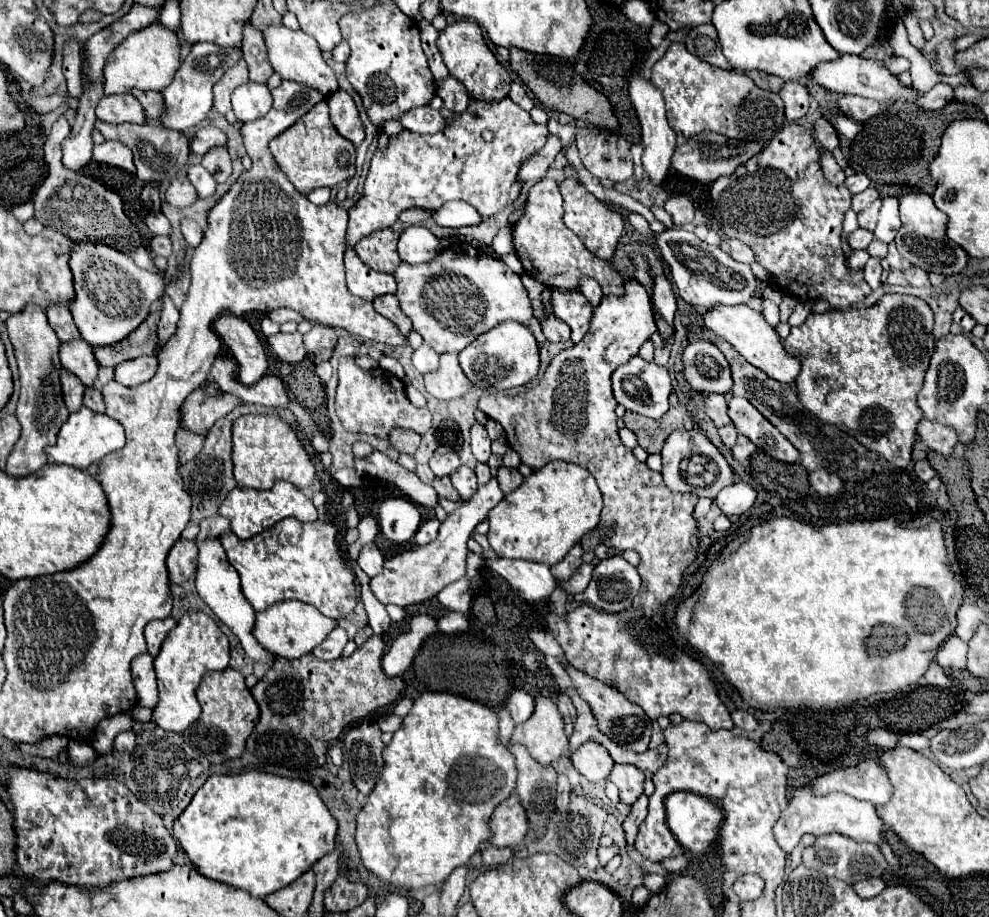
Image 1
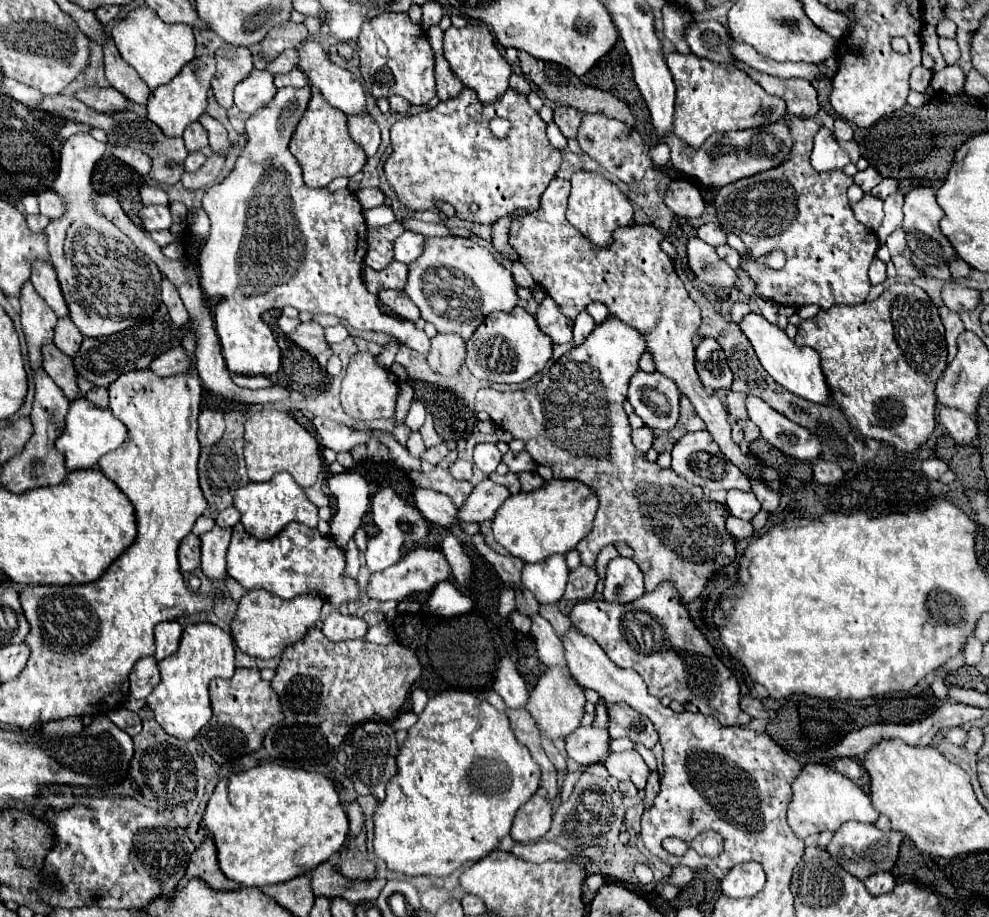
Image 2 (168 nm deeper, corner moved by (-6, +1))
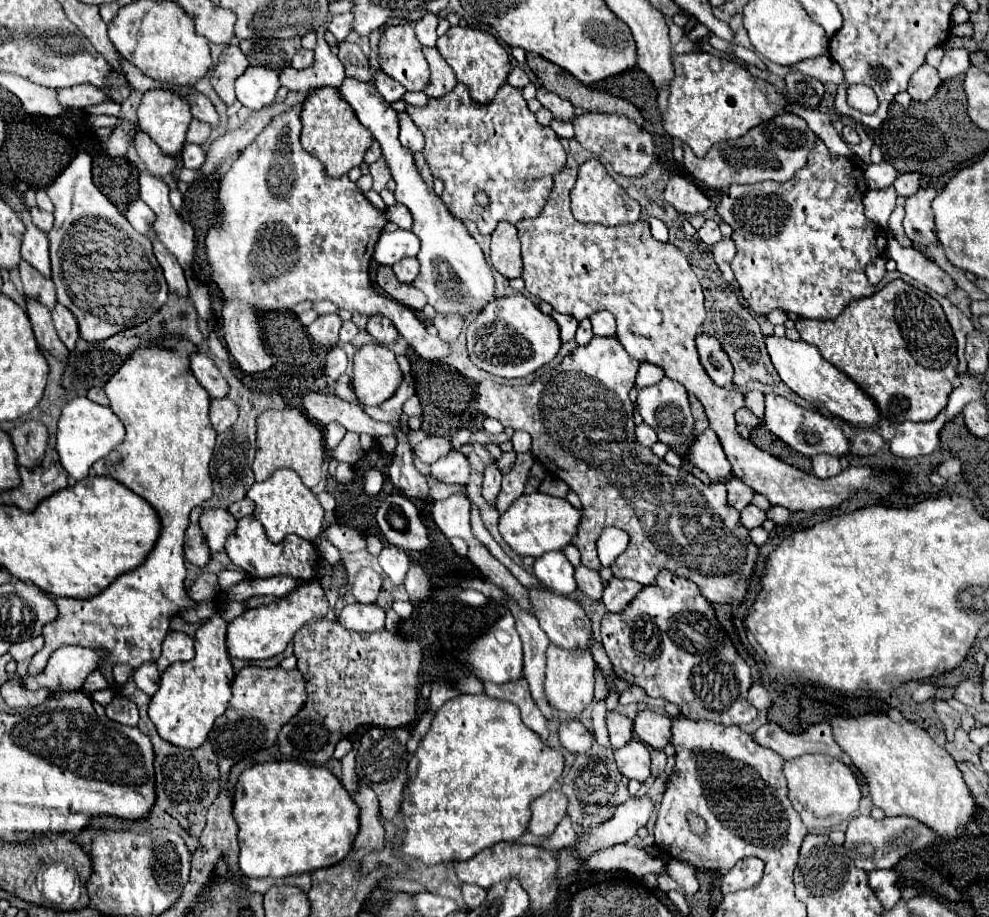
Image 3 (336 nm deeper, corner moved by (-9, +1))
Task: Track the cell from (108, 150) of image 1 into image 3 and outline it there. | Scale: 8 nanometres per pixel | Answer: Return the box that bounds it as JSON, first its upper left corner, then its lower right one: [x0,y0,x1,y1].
[135,133,175,177]

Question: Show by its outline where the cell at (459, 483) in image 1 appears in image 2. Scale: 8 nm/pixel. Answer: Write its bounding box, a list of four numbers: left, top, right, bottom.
[448,459,472,479]

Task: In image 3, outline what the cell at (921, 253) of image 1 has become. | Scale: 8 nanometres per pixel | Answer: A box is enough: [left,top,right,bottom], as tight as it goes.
[903,187,939,249]

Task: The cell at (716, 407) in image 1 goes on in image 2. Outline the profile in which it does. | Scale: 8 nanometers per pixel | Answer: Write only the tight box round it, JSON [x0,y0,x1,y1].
[726,391,748,421]

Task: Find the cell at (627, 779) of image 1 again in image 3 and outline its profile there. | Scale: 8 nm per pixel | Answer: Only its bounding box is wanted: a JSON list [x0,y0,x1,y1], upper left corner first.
[615,739,651,783]

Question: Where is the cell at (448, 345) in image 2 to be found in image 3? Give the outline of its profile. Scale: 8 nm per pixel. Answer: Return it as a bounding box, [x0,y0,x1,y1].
[433,315,463,343]

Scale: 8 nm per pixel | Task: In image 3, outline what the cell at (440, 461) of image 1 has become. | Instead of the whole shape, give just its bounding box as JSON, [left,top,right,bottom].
[415,437,453,463]

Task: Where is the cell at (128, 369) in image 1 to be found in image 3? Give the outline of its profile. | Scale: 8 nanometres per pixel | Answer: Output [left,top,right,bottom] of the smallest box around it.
[189,353,229,397]

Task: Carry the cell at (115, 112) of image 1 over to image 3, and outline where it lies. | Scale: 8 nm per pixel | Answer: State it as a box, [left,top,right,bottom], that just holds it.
[57,85,109,109]

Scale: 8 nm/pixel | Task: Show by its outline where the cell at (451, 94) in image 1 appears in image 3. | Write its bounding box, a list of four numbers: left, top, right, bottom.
[423,47,457,97]

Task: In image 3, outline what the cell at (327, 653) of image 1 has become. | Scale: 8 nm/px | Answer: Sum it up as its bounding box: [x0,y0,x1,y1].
[337,603,385,633]

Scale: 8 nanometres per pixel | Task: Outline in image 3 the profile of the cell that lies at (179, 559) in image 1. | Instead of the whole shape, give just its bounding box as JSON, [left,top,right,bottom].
[185,525,211,567]

